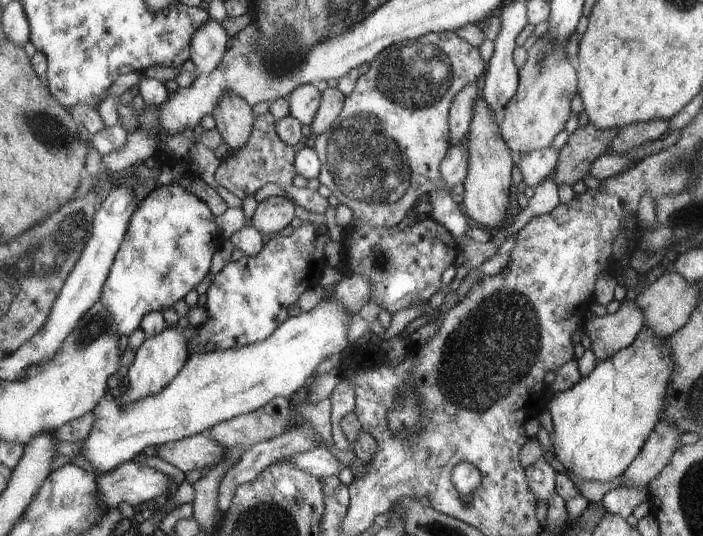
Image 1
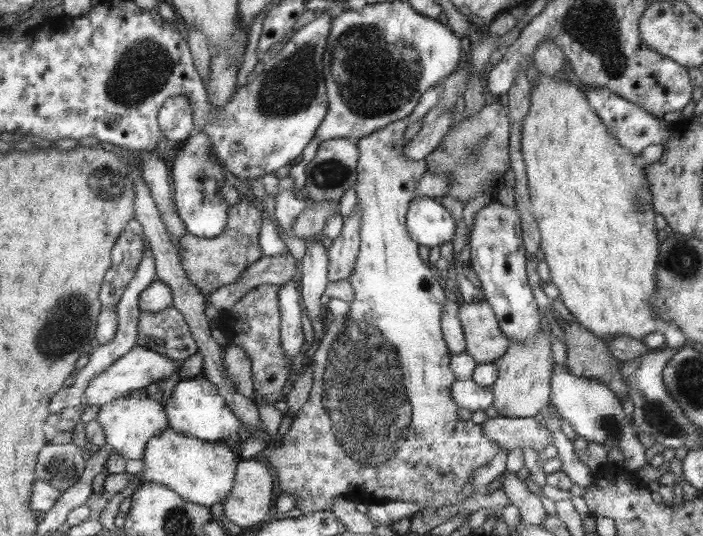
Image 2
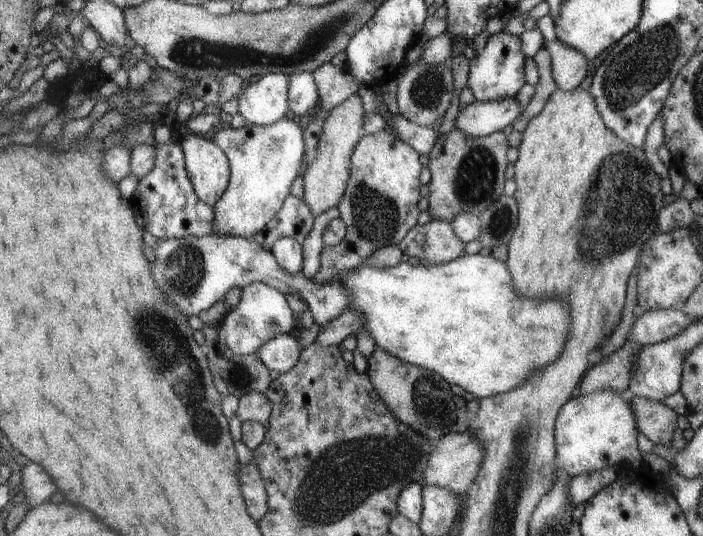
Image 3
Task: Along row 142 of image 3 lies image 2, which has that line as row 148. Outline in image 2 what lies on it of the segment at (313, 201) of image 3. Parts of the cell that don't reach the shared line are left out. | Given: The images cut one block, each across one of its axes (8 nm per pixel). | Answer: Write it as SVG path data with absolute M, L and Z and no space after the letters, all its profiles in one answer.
M333 138L318 144L314 157L306 164L304 189L313 202L338 202L344 192L354 186L358 148L345 138Z

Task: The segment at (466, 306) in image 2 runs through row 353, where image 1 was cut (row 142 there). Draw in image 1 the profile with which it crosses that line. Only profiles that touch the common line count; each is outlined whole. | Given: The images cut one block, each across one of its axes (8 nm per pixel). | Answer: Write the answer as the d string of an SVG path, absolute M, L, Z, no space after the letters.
M480 96L471 104L472 117L467 131L467 172L463 179L464 191L460 206L466 216L474 220L477 226L497 226L503 218L507 206L507 188L511 184L513 161L507 145L499 136L498 116L491 112L487 102Z

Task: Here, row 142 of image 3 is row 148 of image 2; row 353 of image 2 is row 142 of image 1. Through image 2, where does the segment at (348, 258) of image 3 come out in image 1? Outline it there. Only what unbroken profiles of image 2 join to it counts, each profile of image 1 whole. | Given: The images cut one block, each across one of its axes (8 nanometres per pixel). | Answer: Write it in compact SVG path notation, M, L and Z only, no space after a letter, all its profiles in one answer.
M430 32L413 40L400 40L381 51L369 63L367 72L359 75L351 92L344 96L337 118L327 130L312 136L311 147L319 157L320 170L316 176L337 198L352 211L348 227L367 222L375 228L392 227L405 216L422 194L429 194L431 216L441 222L460 245L467 230L465 213L451 195L443 190L439 167L449 151L451 140L449 110L451 100L463 86L479 80L485 72L478 48L461 40L454 32Z

